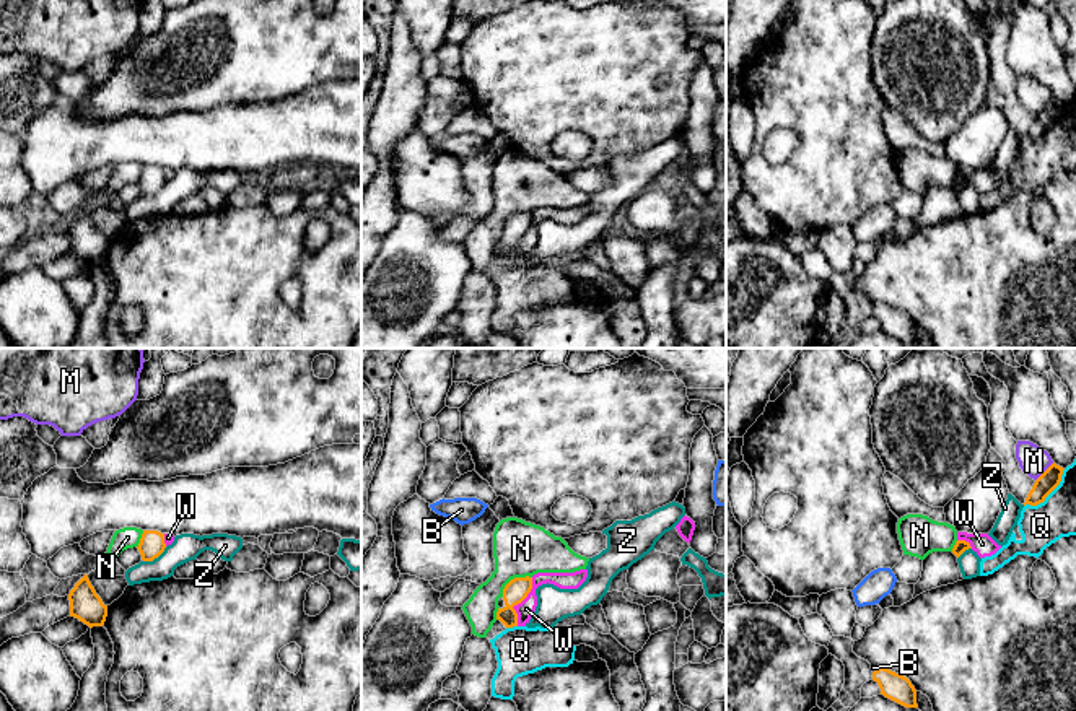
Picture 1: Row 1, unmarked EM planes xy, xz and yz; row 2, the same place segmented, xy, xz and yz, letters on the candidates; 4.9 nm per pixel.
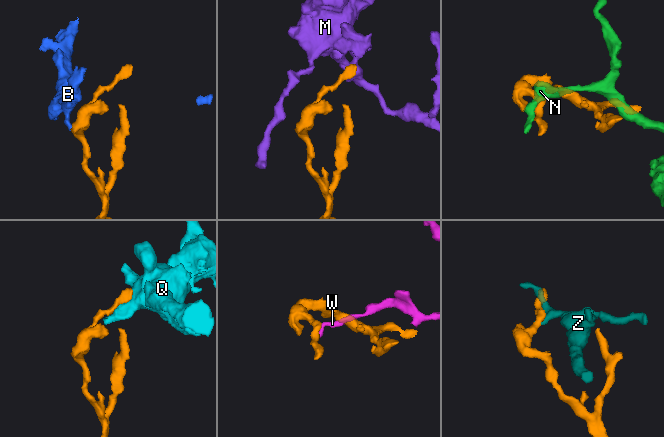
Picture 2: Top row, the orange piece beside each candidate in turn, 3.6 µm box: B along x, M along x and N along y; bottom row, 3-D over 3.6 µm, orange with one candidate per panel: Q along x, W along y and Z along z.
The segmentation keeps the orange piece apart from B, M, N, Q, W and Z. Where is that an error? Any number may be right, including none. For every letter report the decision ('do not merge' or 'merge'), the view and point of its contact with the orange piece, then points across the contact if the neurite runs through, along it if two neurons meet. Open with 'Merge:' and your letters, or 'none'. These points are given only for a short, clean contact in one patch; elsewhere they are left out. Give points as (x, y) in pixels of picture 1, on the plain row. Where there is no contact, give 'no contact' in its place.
Merge: B
B: merge | yz (874, 306) | across yz (896, 322), (874, 306), (873, 303)
M: do not merge | yz (1044, 108) | along yz (1054, 98), (1036, 116)
N: do not merge | xz (515, 213) | along xz (531, 212), (515, 212), (505, 222), (502, 231)
Q: do not merge | yz (1049, 129)
W: do not merge | xz (520, 238) | along xz (533, 213), (533, 223), (513, 243), (516, 261)
Z: do not merge | xy (155, 192)

